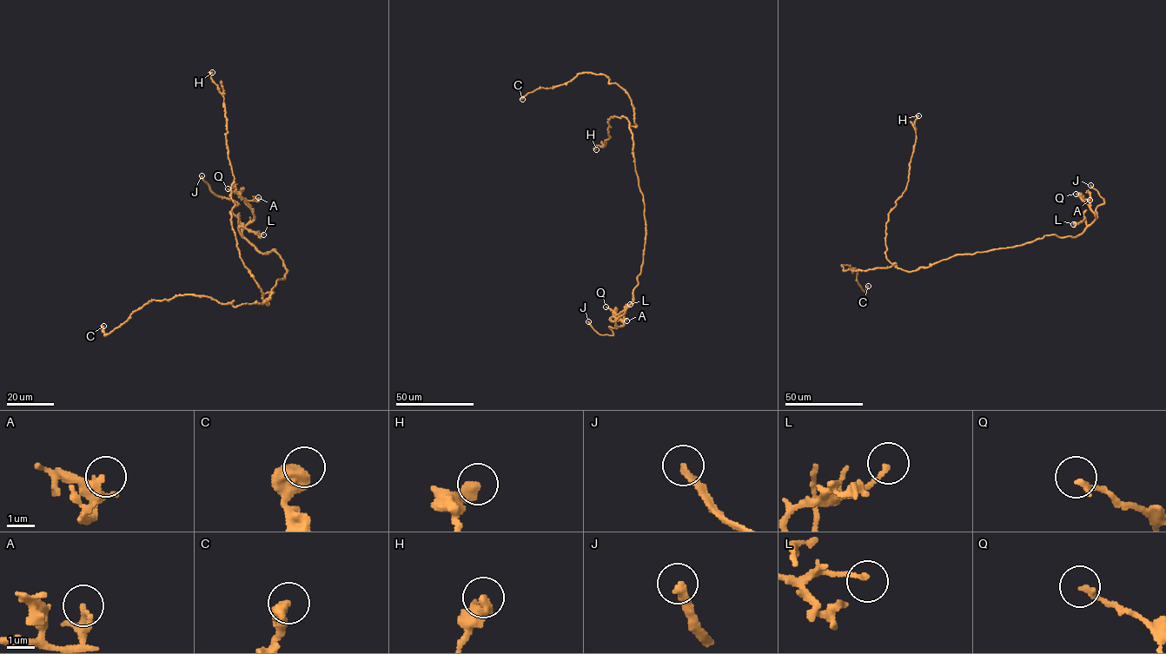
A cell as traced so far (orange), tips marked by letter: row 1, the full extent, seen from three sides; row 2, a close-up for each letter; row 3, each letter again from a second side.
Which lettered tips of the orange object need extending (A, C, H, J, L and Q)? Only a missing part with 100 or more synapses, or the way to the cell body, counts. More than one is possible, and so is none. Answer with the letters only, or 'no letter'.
J

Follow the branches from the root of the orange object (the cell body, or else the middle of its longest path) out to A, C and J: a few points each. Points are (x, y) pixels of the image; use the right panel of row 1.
A: (944, 260), (957, 254), (1020, 246), (1045, 235), (1076, 237), (1095, 219), (1089, 200)
C: (944, 260), (910, 272), (896, 263), (852, 273), (841, 265), (857, 269), (857, 280), (864, 291), (868, 286)
J: (944, 260), (957, 254), (1020, 246), (1045, 235), (1076, 237), (1095, 220), (1096, 208), (1104, 202), (1090, 185)

